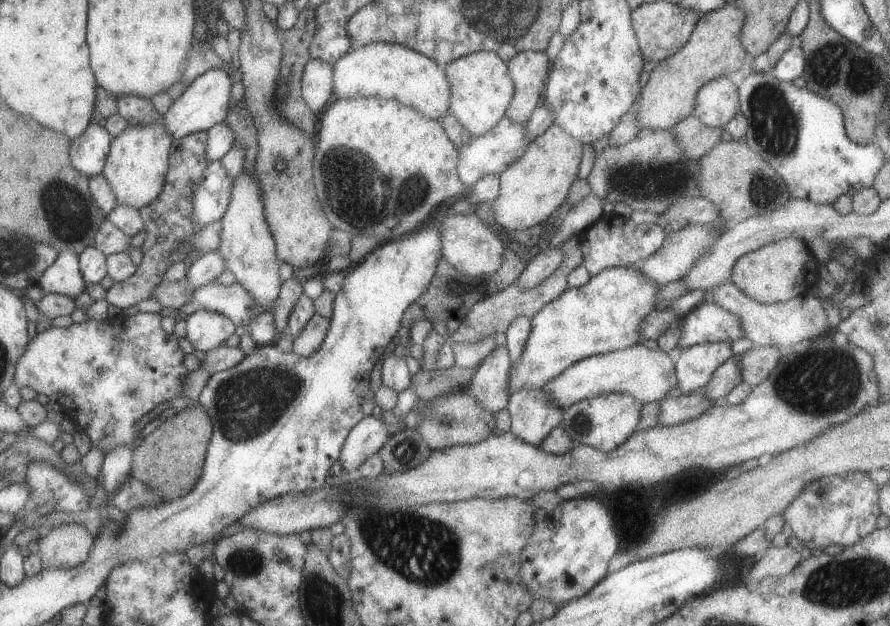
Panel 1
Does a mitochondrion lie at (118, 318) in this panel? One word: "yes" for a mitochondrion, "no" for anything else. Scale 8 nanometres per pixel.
no

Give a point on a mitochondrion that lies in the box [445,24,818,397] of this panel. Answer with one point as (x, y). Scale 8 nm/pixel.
(773, 120)

